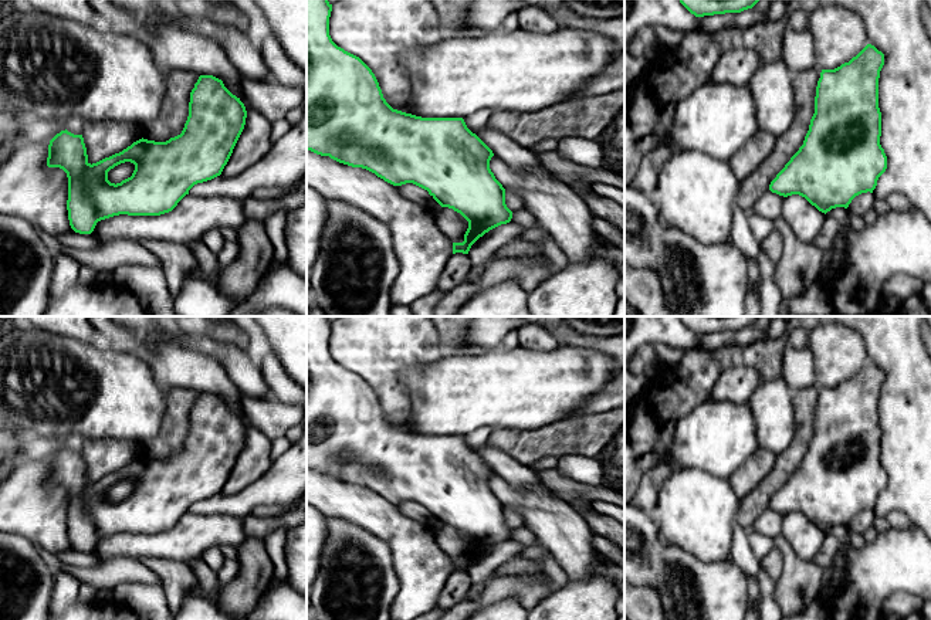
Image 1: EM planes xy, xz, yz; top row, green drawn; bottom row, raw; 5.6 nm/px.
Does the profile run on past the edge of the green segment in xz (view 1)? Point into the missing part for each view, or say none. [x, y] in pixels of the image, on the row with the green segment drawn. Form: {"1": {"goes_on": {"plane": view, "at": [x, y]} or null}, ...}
{"1": {"goes_on": null}}

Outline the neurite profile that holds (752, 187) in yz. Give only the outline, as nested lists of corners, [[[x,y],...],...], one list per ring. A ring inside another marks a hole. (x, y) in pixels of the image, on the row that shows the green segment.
[[[813,67],[793,75],[796,101],[793,123],[785,133],[776,138],[776,145],[769,157],[751,176],[741,182],[737,204],[747,214],[754,213],[759,199],[769,190],[771,182],[803,145],[815,114],[815,96],[820,72],[820,68]]]

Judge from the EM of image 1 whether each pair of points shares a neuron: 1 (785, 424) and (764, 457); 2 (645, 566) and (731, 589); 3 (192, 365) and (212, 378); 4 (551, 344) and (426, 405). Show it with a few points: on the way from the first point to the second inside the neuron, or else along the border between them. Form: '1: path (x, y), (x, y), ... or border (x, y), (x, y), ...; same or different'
1: border (759, 446), (777, 454); different
2: path (666, 568), (690, 589), (710, 589); same
3: path (196, 369), (207, 375); same
4: border (520, 345), (537, 351), (554, 351), (558, 348); different

